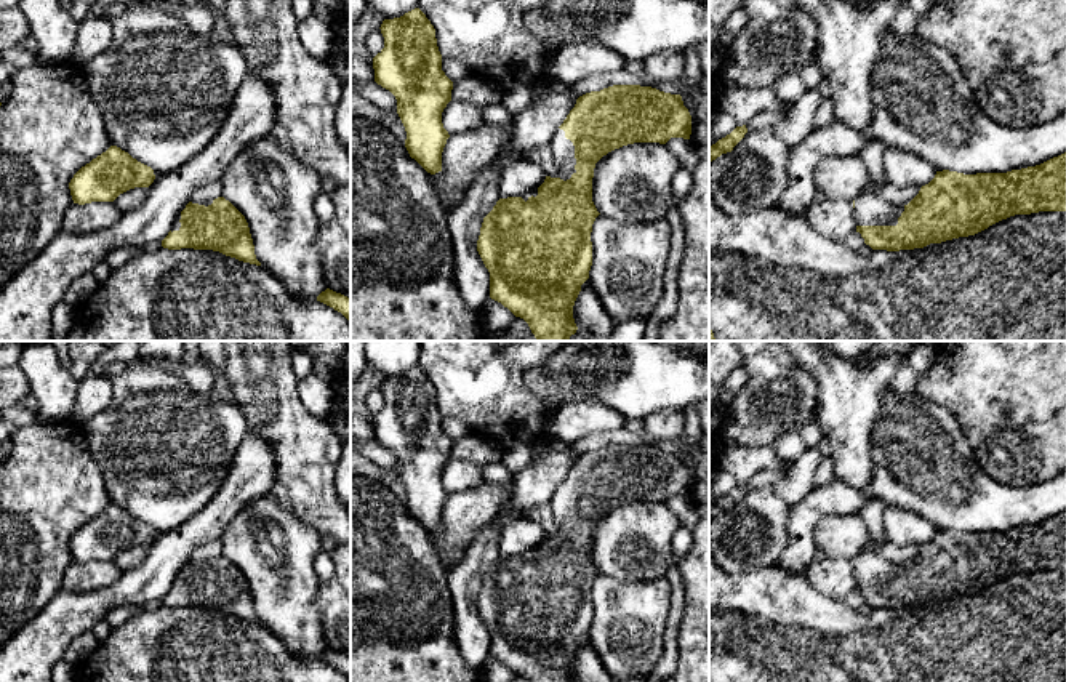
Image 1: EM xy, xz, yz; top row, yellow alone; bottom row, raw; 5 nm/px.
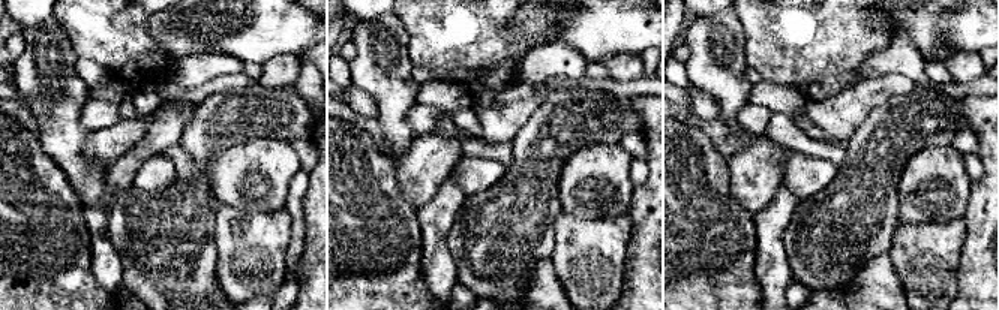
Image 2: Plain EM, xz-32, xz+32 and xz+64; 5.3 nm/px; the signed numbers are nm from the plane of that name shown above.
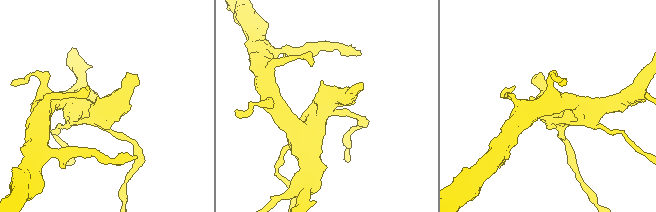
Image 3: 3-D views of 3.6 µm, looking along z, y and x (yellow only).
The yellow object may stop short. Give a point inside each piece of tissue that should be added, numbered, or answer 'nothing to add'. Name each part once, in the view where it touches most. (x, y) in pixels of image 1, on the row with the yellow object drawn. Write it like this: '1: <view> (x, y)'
1: xz (562, 149)

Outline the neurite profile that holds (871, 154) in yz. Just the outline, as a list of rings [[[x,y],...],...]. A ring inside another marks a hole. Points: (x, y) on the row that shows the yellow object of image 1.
[[[869,139],[858,154],[874,187],[882,187],[885,184],[884,149],[885,146],[880,141]]]

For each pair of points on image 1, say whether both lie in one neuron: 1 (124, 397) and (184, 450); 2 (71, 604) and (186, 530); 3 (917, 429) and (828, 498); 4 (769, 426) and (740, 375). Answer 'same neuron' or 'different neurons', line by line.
1: same neuron
2: same neuron
3: same neuron
4: different neurons

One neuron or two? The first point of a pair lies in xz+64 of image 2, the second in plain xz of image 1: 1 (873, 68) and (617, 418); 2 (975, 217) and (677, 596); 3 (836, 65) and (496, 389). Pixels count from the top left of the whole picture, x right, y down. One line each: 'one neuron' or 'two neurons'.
1: one neuron
2: two neurons
3: one neuron

